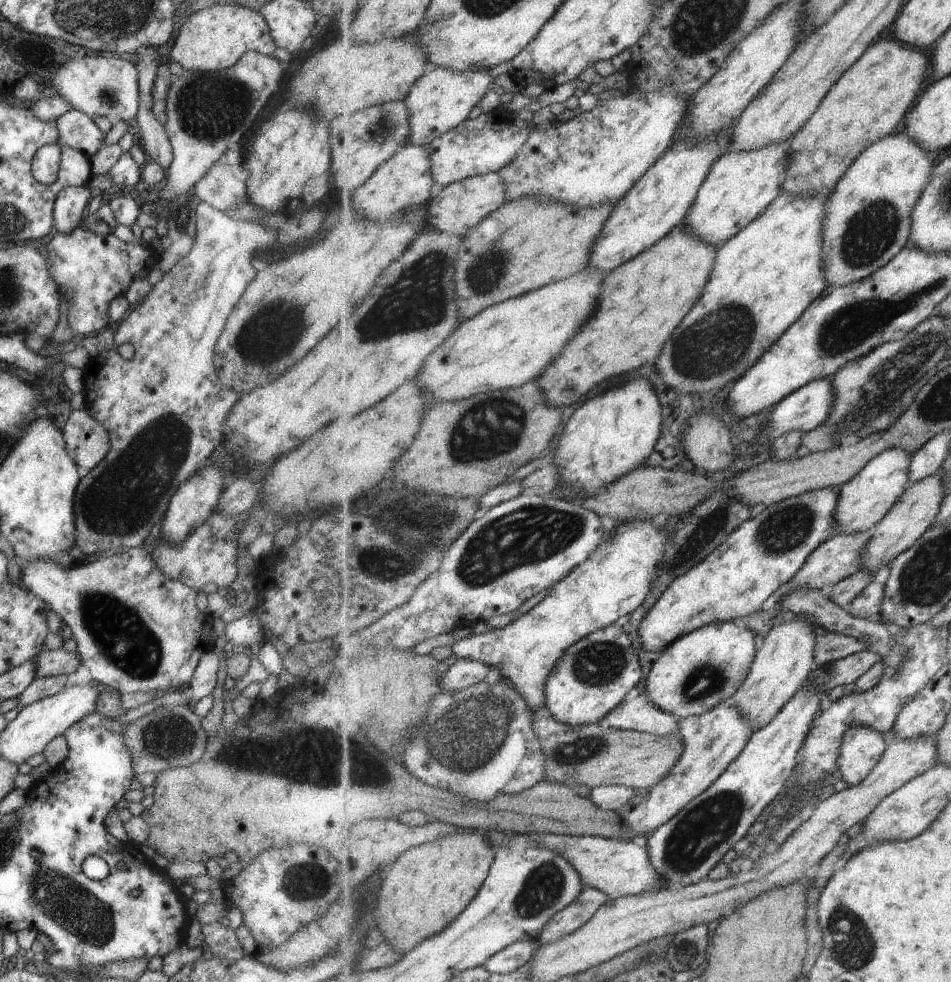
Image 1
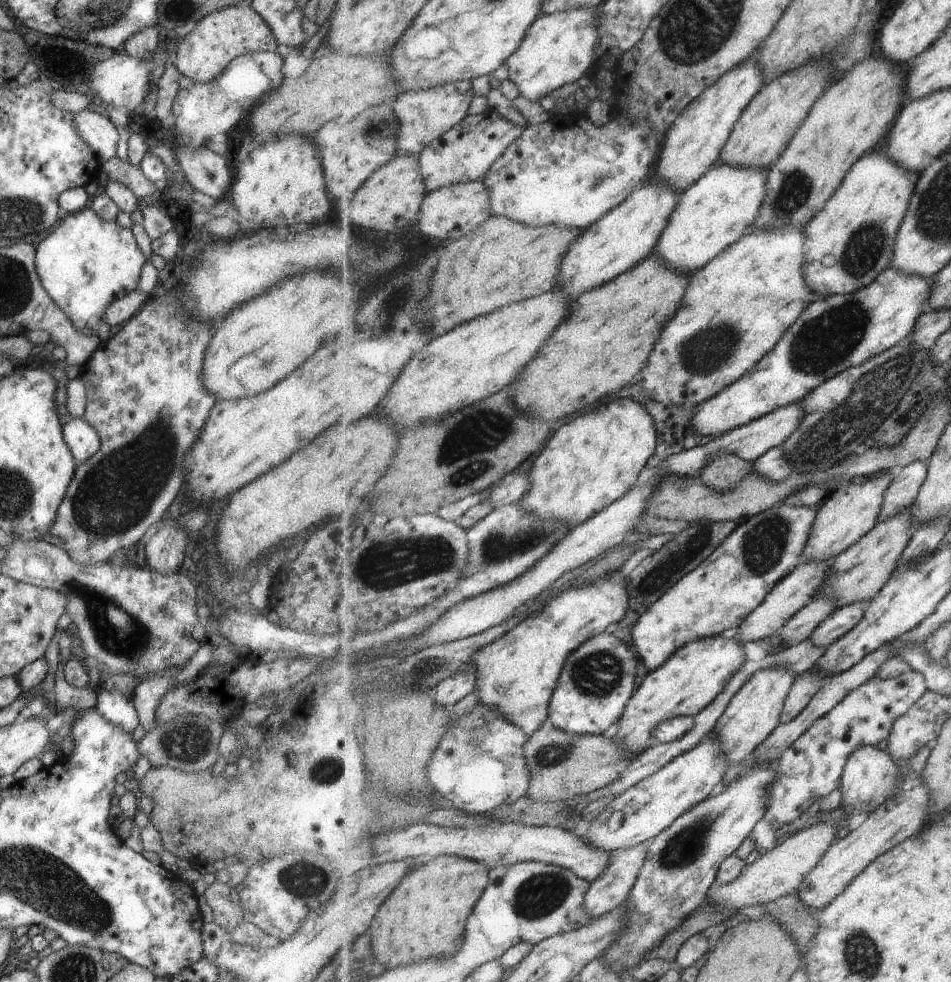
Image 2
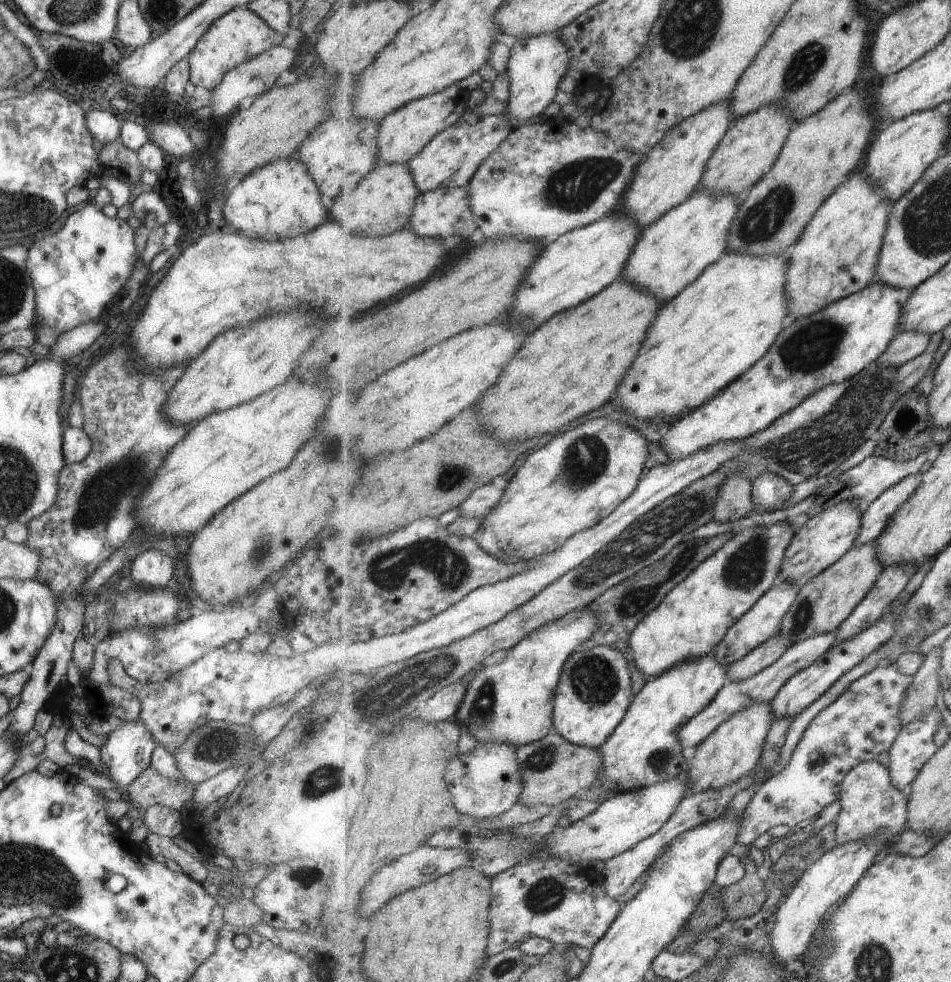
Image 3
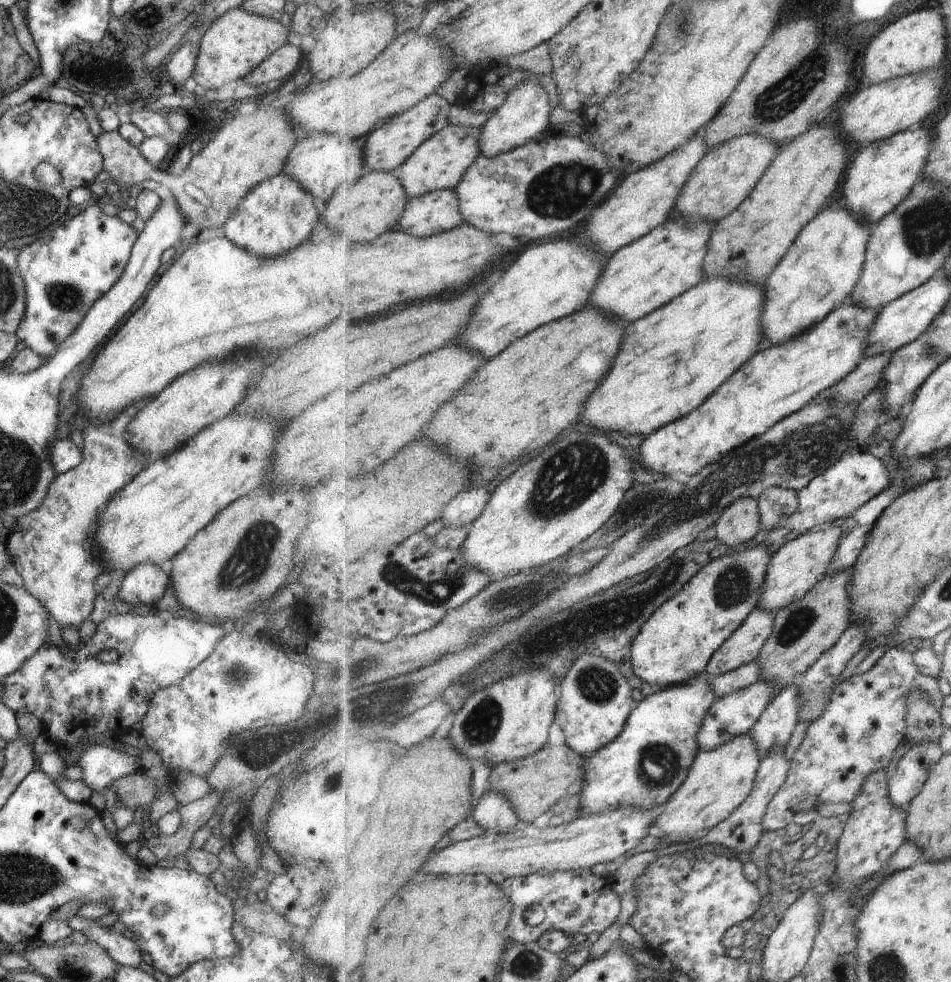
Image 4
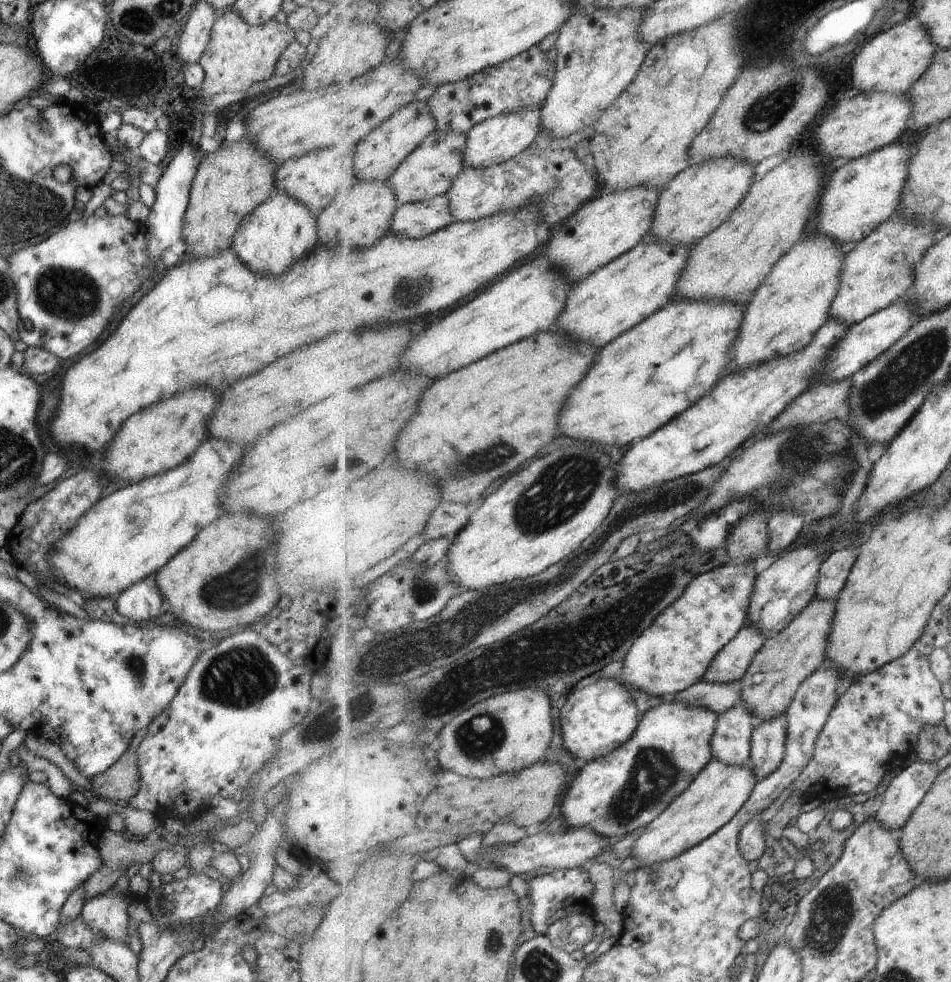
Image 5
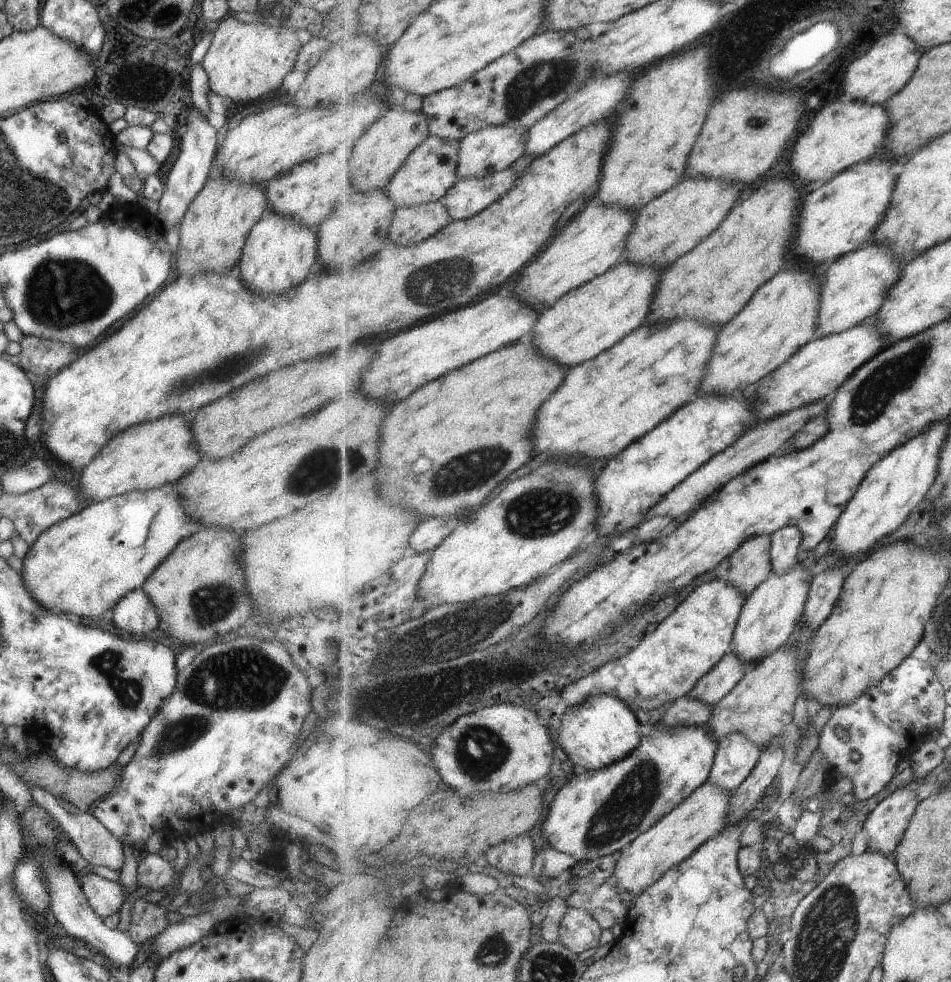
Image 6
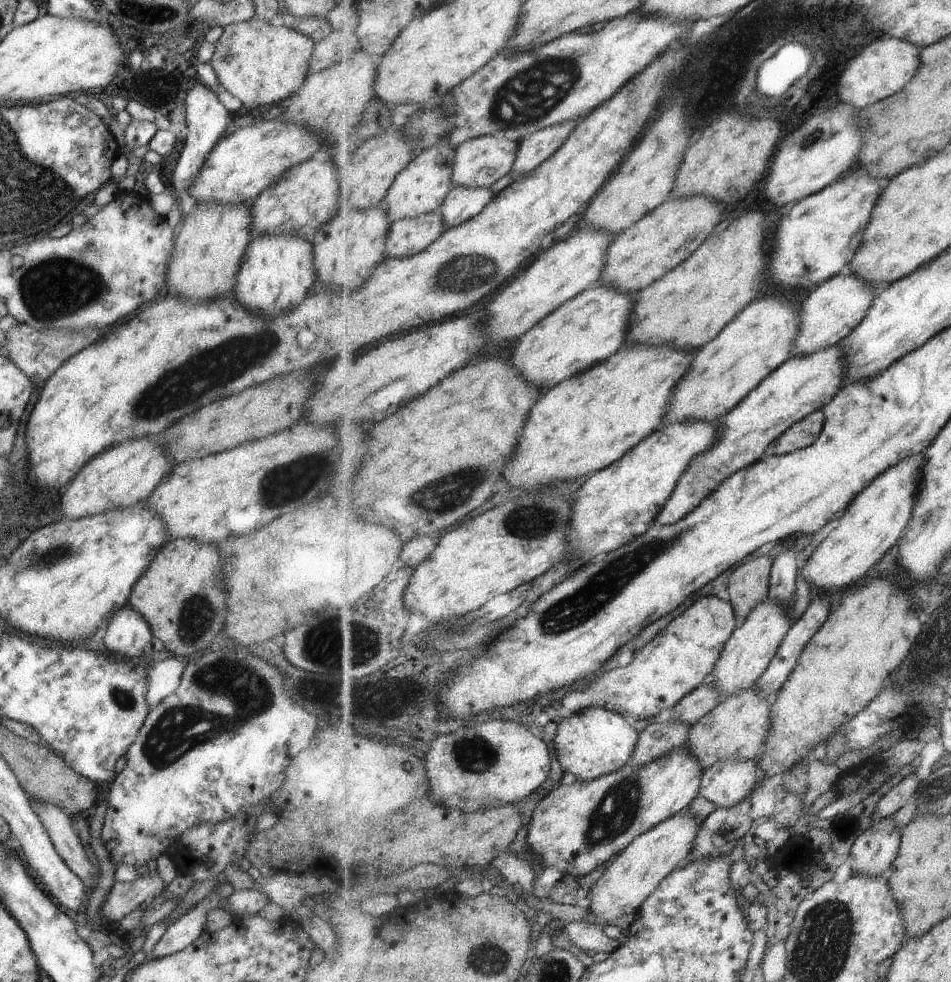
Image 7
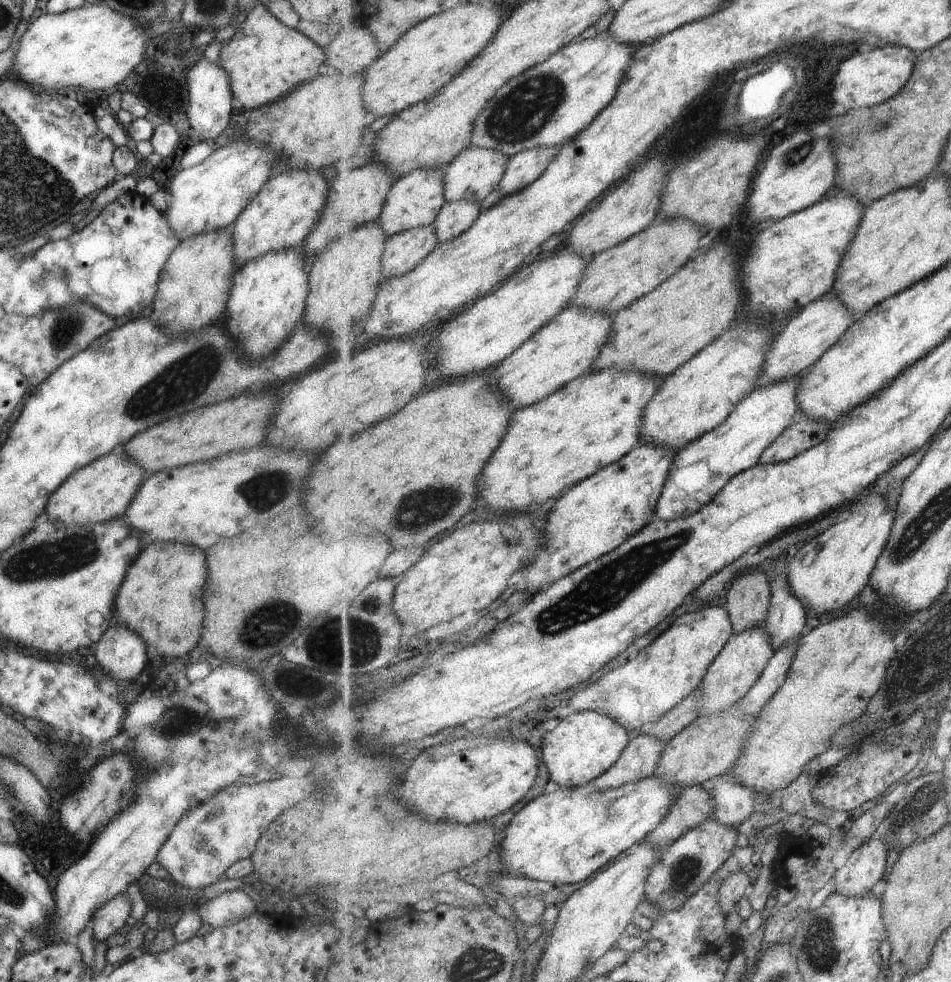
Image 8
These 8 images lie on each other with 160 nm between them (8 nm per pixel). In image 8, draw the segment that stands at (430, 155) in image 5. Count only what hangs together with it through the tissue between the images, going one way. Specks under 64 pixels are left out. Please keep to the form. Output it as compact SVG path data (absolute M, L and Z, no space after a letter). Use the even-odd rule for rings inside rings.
M421 169L413 171L395 182L386 198L382 215L378 223L384 230L386 237L390 239L404 232L433 225L438 219L442 208L446 206L447 200L444 195L445 169Z

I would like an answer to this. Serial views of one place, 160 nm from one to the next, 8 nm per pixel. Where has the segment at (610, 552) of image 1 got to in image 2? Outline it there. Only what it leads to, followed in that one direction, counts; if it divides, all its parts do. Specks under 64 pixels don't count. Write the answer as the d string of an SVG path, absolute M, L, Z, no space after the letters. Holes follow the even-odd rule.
M619 571L609 579L571 587L502 639L480 649L472 663L476 673L477 705L499 711L508 723L522 728L528 738L534 735L550 718L550 702L567 659L583 643L625 618L629 596L626 578L621 578Z

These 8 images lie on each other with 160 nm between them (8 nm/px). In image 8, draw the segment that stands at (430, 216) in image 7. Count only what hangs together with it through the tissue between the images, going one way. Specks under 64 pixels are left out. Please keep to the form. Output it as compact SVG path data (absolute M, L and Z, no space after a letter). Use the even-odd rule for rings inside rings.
M433 225L411 229L387 239L382 256L385 275L400 277L414 271L438 245Z

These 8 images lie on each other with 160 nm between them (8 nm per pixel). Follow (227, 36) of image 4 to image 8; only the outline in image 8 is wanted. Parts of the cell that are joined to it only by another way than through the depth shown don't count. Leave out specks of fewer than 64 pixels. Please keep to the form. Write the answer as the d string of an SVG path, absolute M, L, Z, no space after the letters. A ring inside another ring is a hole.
M255 1L243 22L235 25L233 36L221 47L218 64L229 77L233 102L239 102L245 109L258 108L285 96L303 81L311 80L323 70L326 56L310 38L297 29L289 28L279 22L261 1Z

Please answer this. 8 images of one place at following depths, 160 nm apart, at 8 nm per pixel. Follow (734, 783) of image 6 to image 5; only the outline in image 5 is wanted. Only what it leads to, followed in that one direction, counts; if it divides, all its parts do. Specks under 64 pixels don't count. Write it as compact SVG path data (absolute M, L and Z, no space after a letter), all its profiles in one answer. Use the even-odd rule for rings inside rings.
M744 703L719 715L718 728L712 740L714 758L726 765L743 767L750 760L752 736L762 723Z

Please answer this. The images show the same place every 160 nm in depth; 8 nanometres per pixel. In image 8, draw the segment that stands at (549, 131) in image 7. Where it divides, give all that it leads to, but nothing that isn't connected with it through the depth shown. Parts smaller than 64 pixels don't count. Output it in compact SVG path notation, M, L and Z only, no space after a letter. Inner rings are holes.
M537 147L511 157L506 175L500 182L499 190L503 198L521 192L539 180L555 160L557 152L557 147Z

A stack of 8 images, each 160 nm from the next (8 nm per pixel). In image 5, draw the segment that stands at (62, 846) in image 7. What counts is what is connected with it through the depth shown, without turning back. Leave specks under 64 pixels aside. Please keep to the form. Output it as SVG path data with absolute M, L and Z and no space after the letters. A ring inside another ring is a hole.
M113 886L87 899L80 910L82 921L107 938L126 944L128 916L126 898L115 893Z

